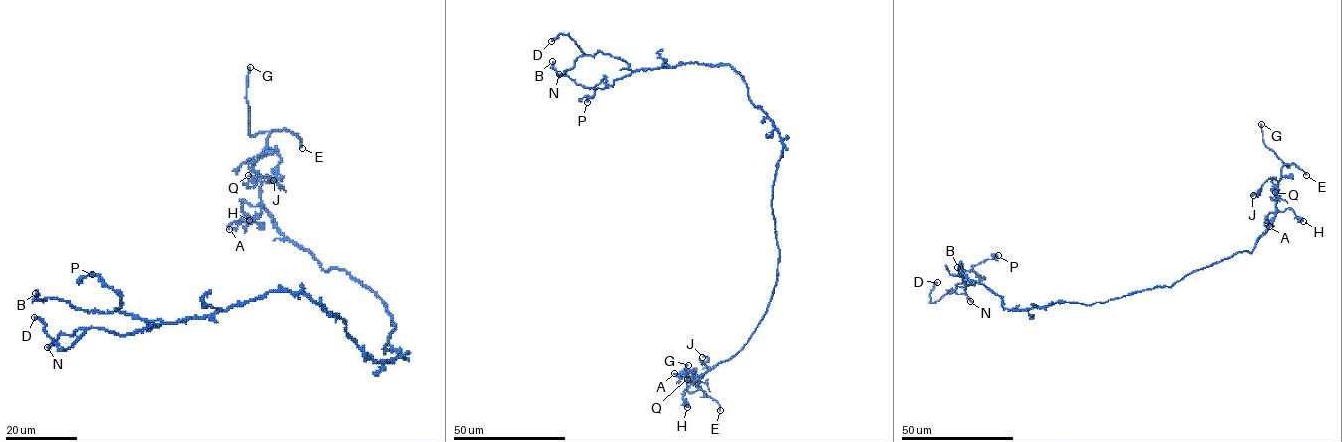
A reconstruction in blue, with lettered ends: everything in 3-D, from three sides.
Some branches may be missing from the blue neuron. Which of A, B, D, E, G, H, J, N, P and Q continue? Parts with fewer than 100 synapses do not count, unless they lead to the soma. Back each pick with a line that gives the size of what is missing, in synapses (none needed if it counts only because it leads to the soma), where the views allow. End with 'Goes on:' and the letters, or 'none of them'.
Goes on: G

